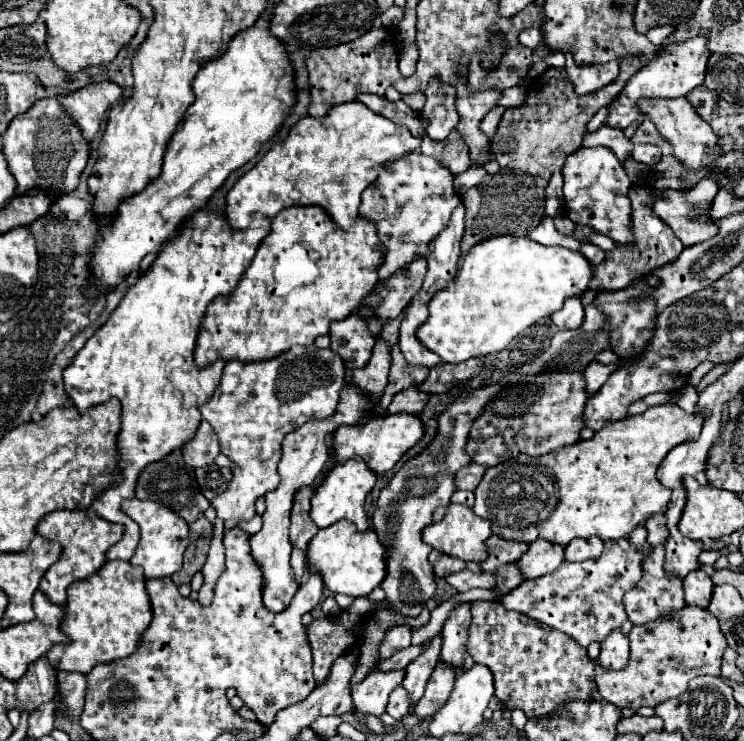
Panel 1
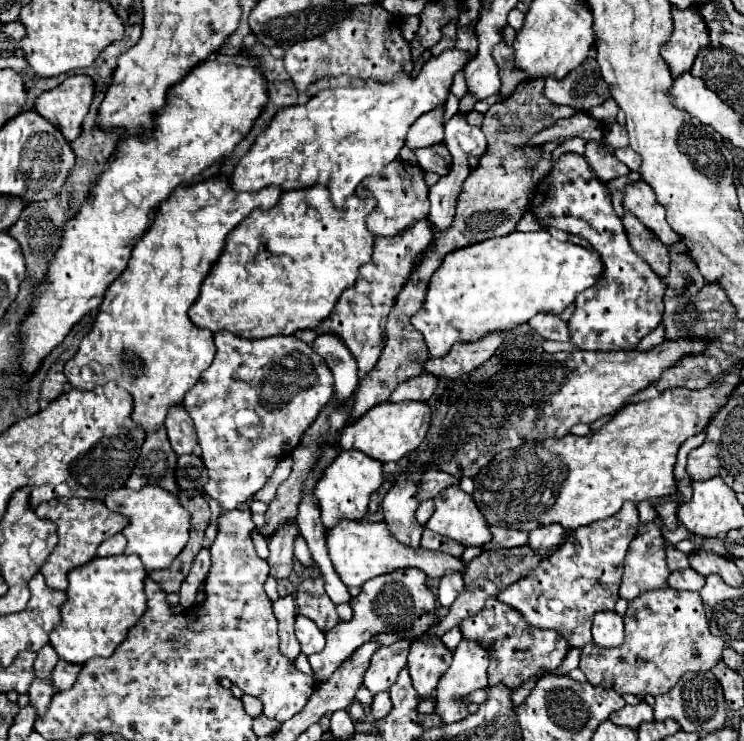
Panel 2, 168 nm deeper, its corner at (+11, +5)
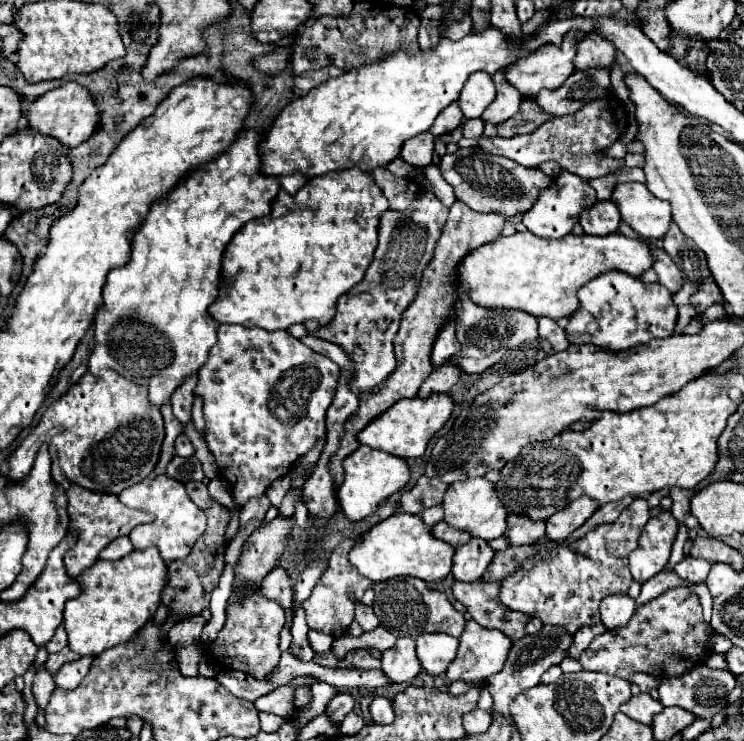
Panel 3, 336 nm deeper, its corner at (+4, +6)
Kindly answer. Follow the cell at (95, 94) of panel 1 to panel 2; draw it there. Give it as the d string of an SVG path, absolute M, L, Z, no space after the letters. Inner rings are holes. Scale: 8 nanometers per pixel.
M70 76L60 86L40 94L34 102L34 110L54 124L68 142L72 142L82 134L80 126L90 110L92 98L92 78Z

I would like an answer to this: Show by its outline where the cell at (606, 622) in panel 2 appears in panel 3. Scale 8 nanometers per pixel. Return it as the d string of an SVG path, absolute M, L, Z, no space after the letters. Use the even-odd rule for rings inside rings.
M611 595L601 603L601 623L607 629L619 629L627 625L627 621L635 613L635 601L627 595Z

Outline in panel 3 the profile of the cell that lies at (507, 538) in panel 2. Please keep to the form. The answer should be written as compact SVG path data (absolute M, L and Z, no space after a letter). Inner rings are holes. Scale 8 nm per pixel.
M509 515L503 537L509 541L509 545L531 545L545 537L545 521L531 521L523 515Z

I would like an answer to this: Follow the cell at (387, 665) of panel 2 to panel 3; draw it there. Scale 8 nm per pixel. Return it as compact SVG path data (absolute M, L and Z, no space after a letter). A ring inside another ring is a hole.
M409 637L397 639L395 647L383 651L381 671L391 683L409 683L419 671L419 659L415 655L415 641Z

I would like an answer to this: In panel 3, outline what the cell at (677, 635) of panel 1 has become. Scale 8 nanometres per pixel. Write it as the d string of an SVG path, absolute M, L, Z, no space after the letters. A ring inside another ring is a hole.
M669 589L667 593L641 605L627 627L597 635L581 653L579 663L585 671L597 671L631 681L635 673L645 673L655 679L683 677L695 665L701 665L707 653L713 651L713 635L703 619L699 597L685 589Z

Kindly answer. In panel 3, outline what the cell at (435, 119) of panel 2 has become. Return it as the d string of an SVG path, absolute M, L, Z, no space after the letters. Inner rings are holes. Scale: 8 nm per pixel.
M431 131L419 133L419 137L413 137L411 141L403 143L401 159L415 167L429 165L433 161L433 143L435 143L435 137L431 137Z

